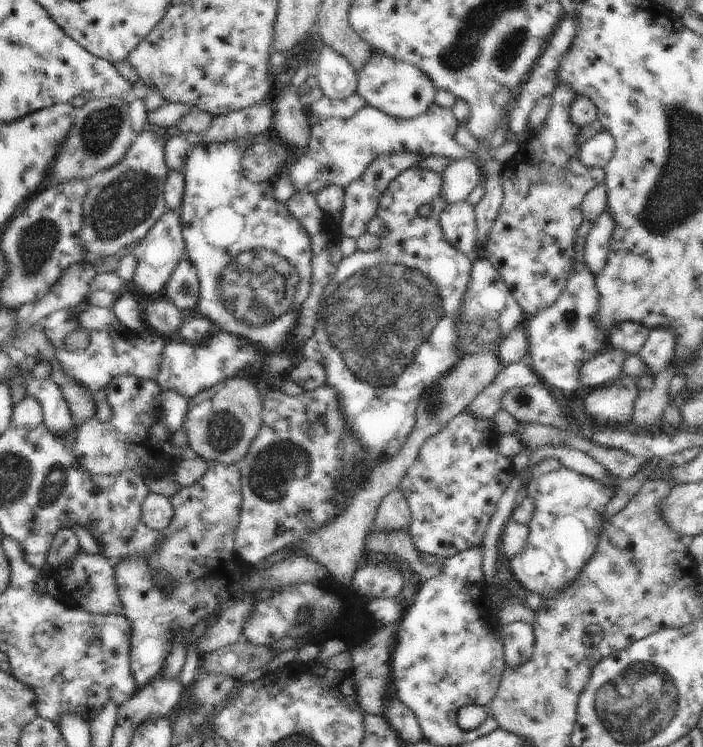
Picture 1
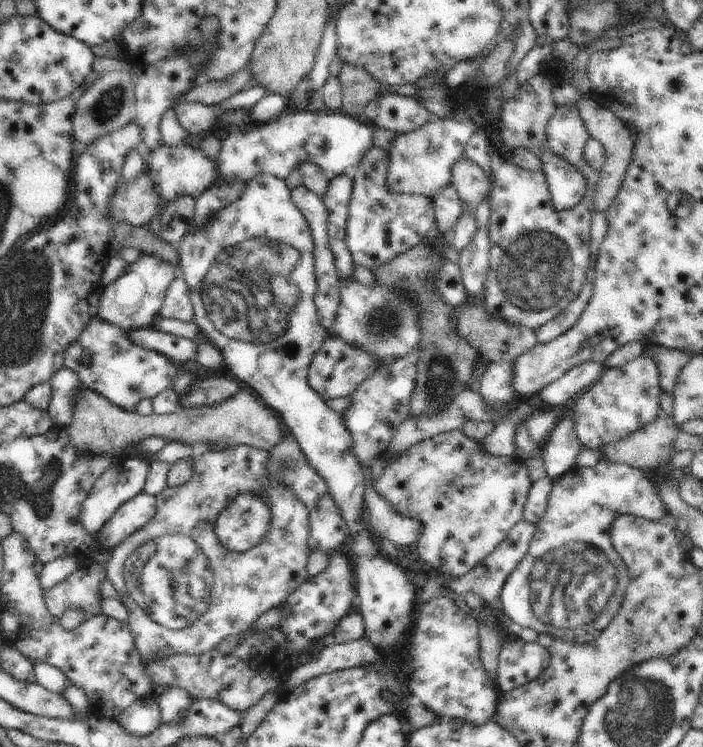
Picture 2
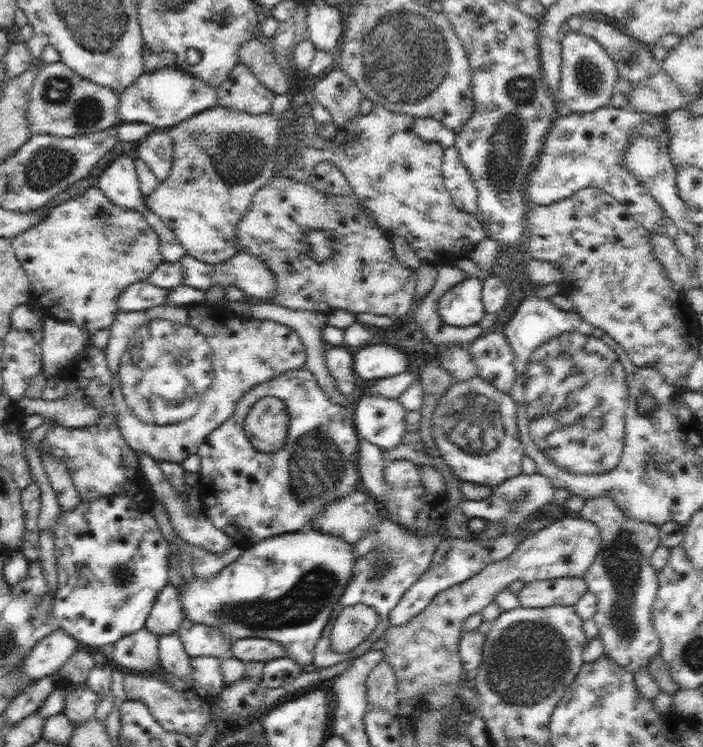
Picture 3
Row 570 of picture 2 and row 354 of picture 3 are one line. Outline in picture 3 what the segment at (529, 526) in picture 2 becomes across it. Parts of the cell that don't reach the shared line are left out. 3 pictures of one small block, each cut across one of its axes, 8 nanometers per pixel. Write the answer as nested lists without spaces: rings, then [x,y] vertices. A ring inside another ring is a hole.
[[[491,332],[478,337],[468,345],[470,356],[476,363],[478,375],[498,390],[509,393],[516,373],[513,350],[503,332]]]

